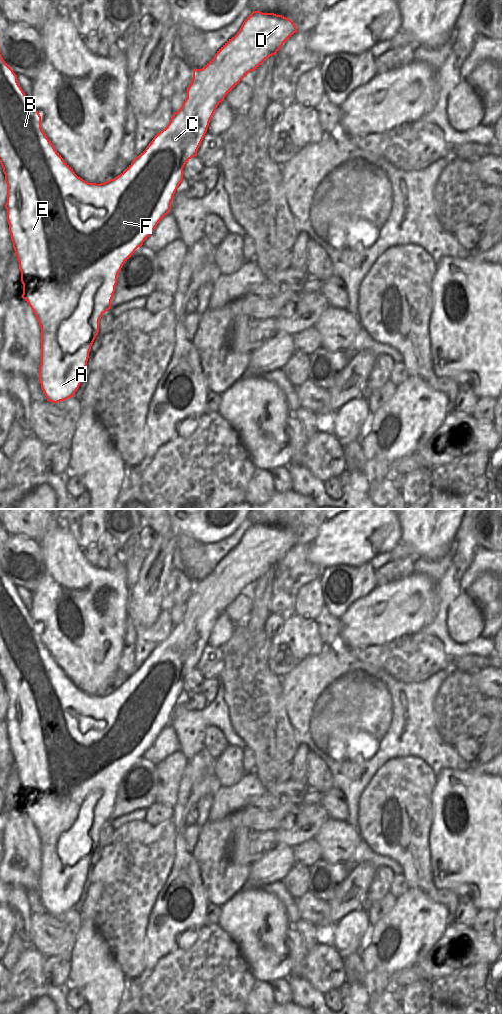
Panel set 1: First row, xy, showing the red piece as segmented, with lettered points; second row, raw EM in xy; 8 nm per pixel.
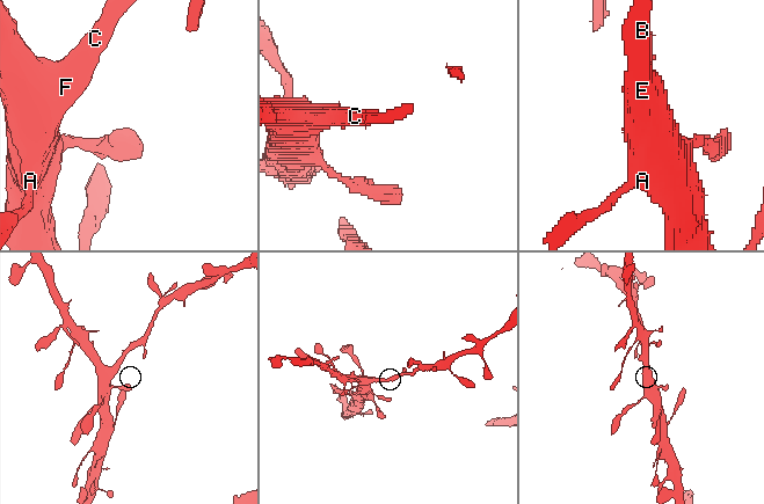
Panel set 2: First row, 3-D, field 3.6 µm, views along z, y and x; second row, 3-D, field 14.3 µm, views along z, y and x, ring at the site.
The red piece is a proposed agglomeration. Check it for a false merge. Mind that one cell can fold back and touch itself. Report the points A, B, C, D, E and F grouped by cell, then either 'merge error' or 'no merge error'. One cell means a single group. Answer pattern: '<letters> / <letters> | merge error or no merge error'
A B C D E F | no merge error

